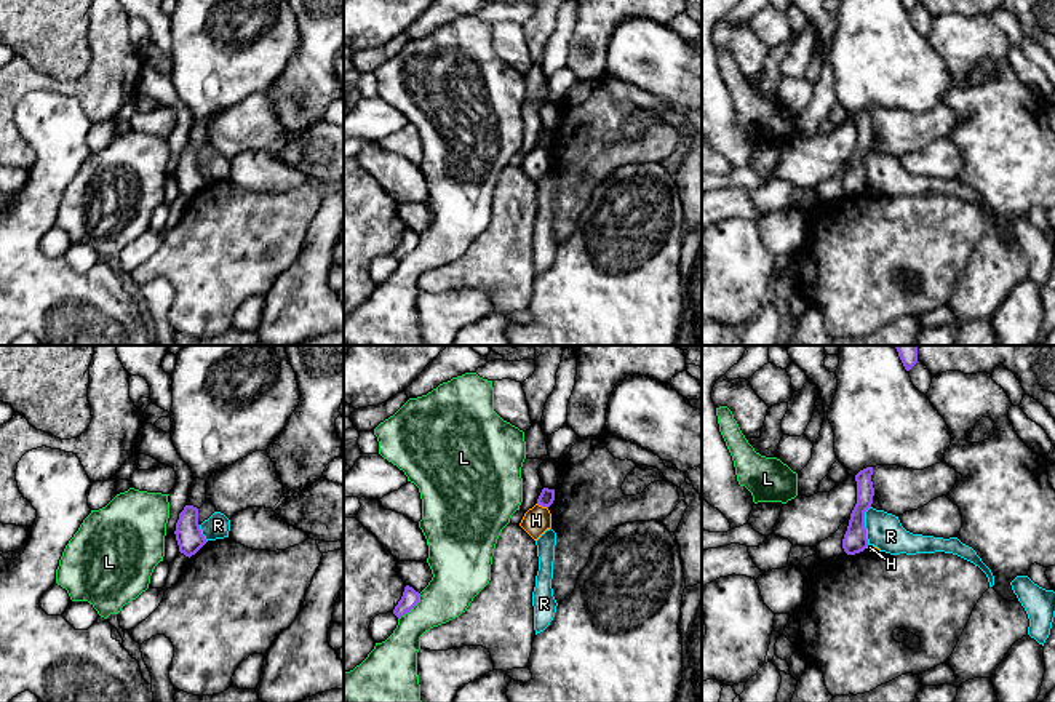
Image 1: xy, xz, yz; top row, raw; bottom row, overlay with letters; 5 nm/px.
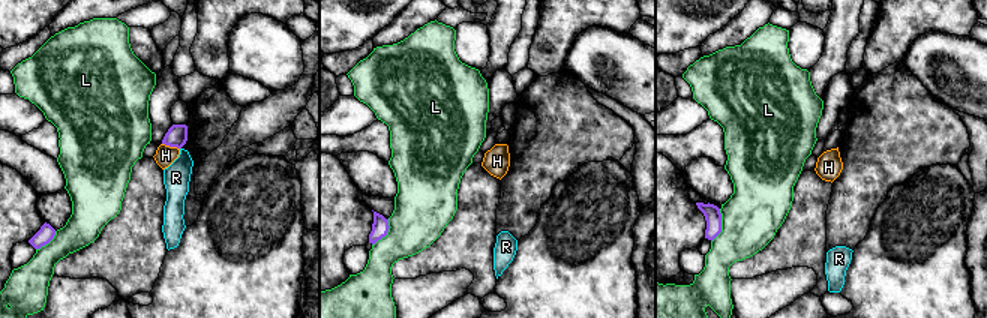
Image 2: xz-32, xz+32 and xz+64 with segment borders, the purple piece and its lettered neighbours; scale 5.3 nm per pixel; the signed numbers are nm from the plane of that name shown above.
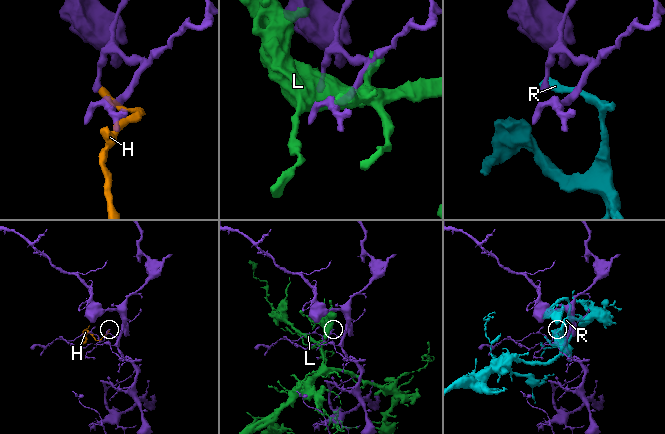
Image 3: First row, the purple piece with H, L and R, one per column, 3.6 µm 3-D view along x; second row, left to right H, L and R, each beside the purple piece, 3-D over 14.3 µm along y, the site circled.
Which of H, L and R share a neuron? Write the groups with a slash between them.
H / L / R

